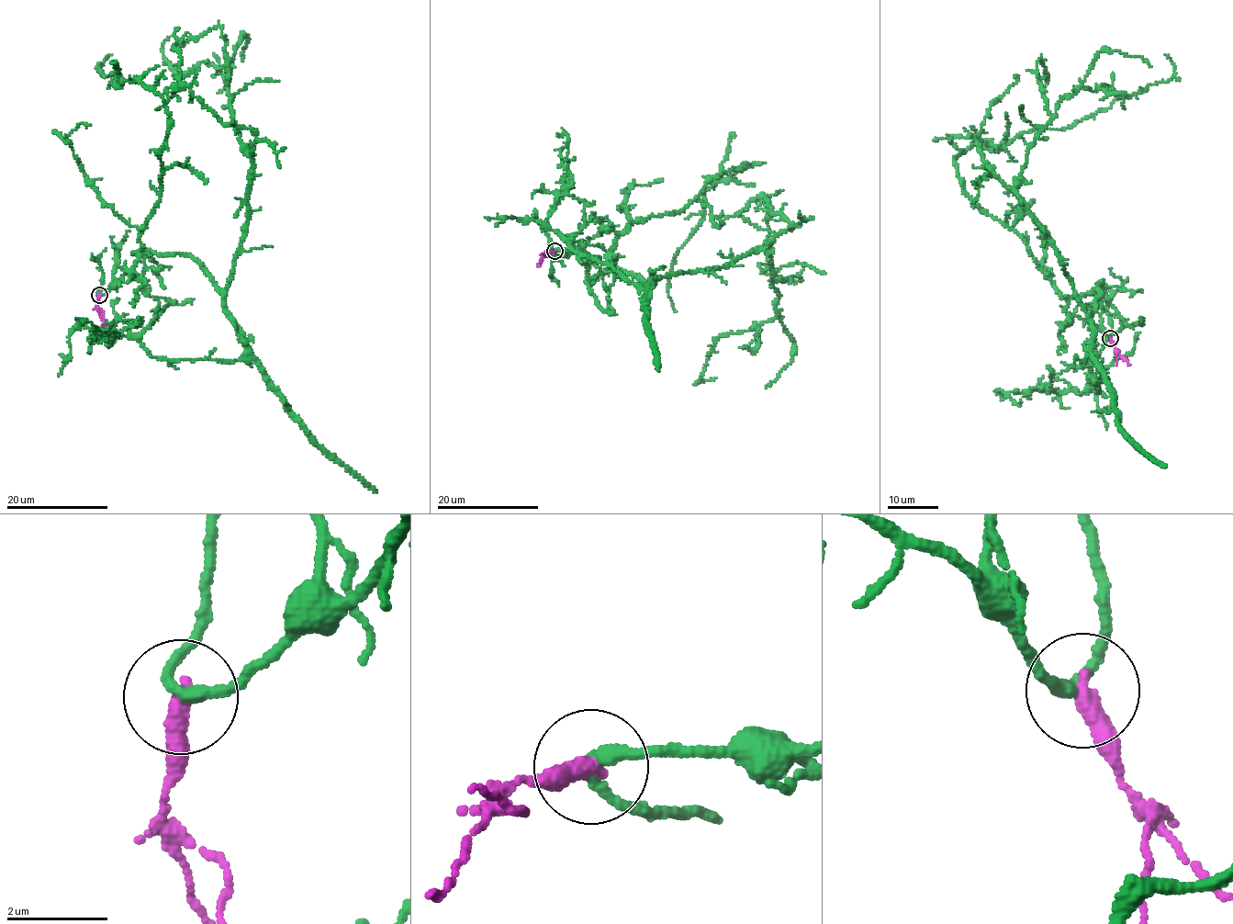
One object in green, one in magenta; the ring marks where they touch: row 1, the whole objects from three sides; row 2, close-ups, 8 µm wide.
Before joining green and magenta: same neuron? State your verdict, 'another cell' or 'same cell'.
another cell

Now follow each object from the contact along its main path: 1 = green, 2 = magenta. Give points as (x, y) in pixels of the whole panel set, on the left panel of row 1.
1: (99, 294), (137, 252), (190, 256), (223, 291), (241, 242), (252, 165), (229, 64), (179, 73), (169, 36)
2: (99, 294), (97, 307), (106, 327)

